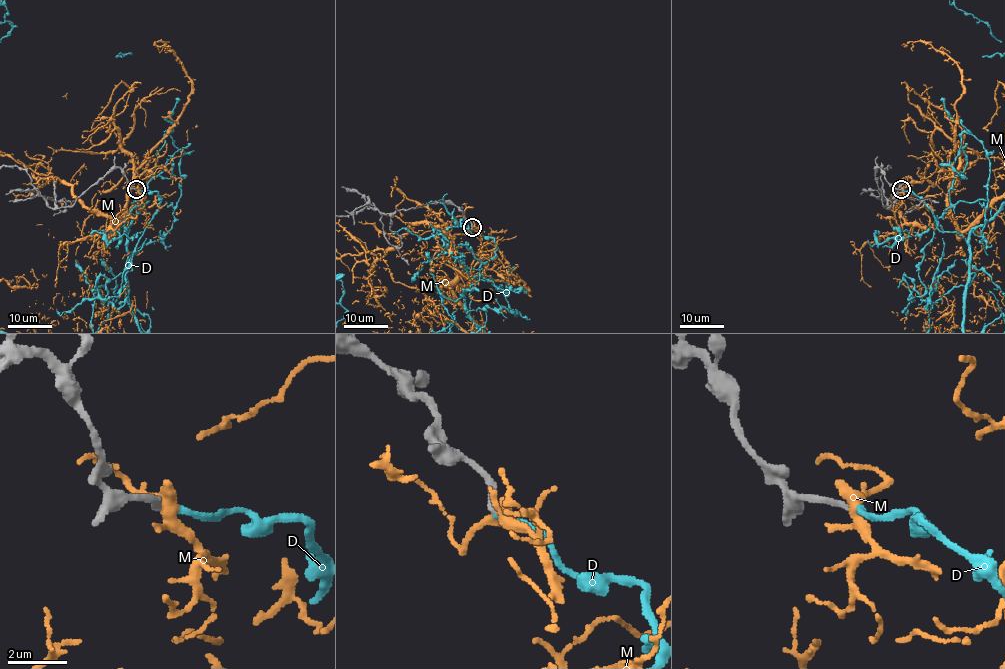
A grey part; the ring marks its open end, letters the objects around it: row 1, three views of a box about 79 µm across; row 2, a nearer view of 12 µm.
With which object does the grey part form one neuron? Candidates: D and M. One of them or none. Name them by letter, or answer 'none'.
D

